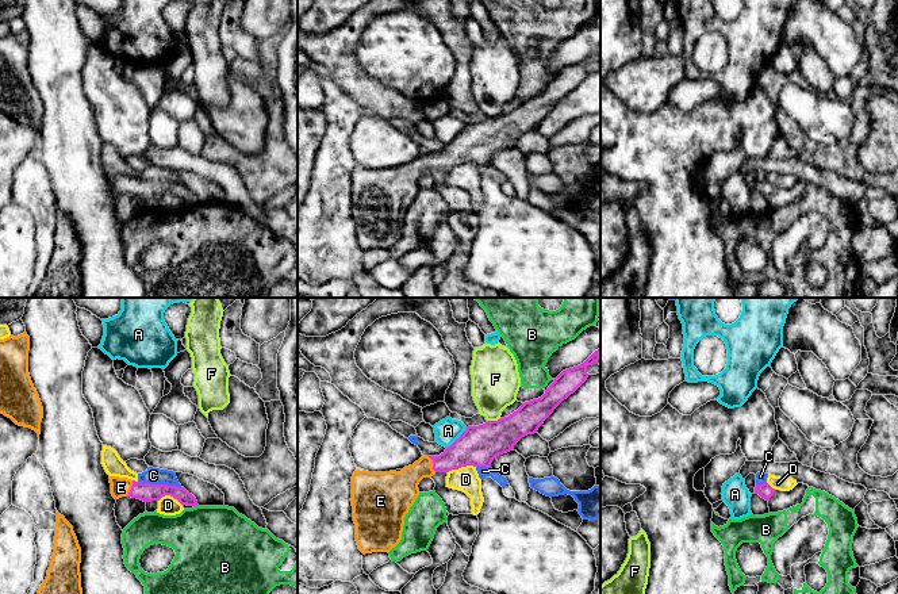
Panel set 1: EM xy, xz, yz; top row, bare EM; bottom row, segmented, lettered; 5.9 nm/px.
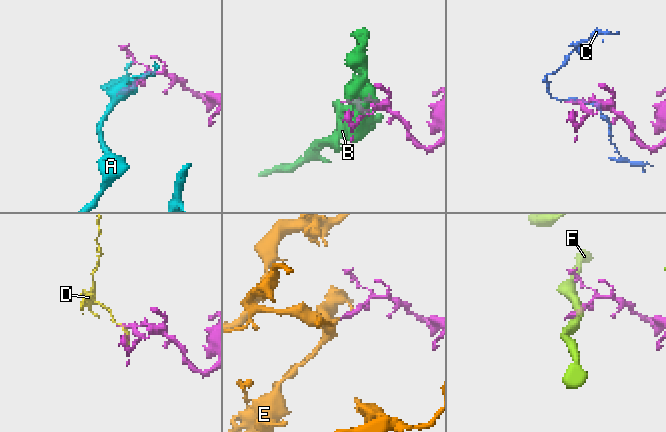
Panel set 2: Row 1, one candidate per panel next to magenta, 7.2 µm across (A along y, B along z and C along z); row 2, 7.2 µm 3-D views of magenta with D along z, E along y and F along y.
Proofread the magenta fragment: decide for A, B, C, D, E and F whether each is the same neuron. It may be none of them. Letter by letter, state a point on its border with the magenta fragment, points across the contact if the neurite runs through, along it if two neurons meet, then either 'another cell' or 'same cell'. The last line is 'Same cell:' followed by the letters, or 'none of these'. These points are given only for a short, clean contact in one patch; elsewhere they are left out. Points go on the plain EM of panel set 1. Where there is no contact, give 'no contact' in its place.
A: meets magenta in xz at (456, 137); border along xz (464, 129), (446, 145); another cell
B: no contact; another cell
C: meets magenta in xy at (160, 181); another cell
D: meets magenta in xz at (461, 163); border along xz (475, 163), (461, 163), (448, 169); another cell
E: meets magenta in xy at (131, 186); runs through xy (145, 188), (131, 186), (121, 184); same cell
F: meets magenta in xz at (492, 118); another cell
Same cell: E

